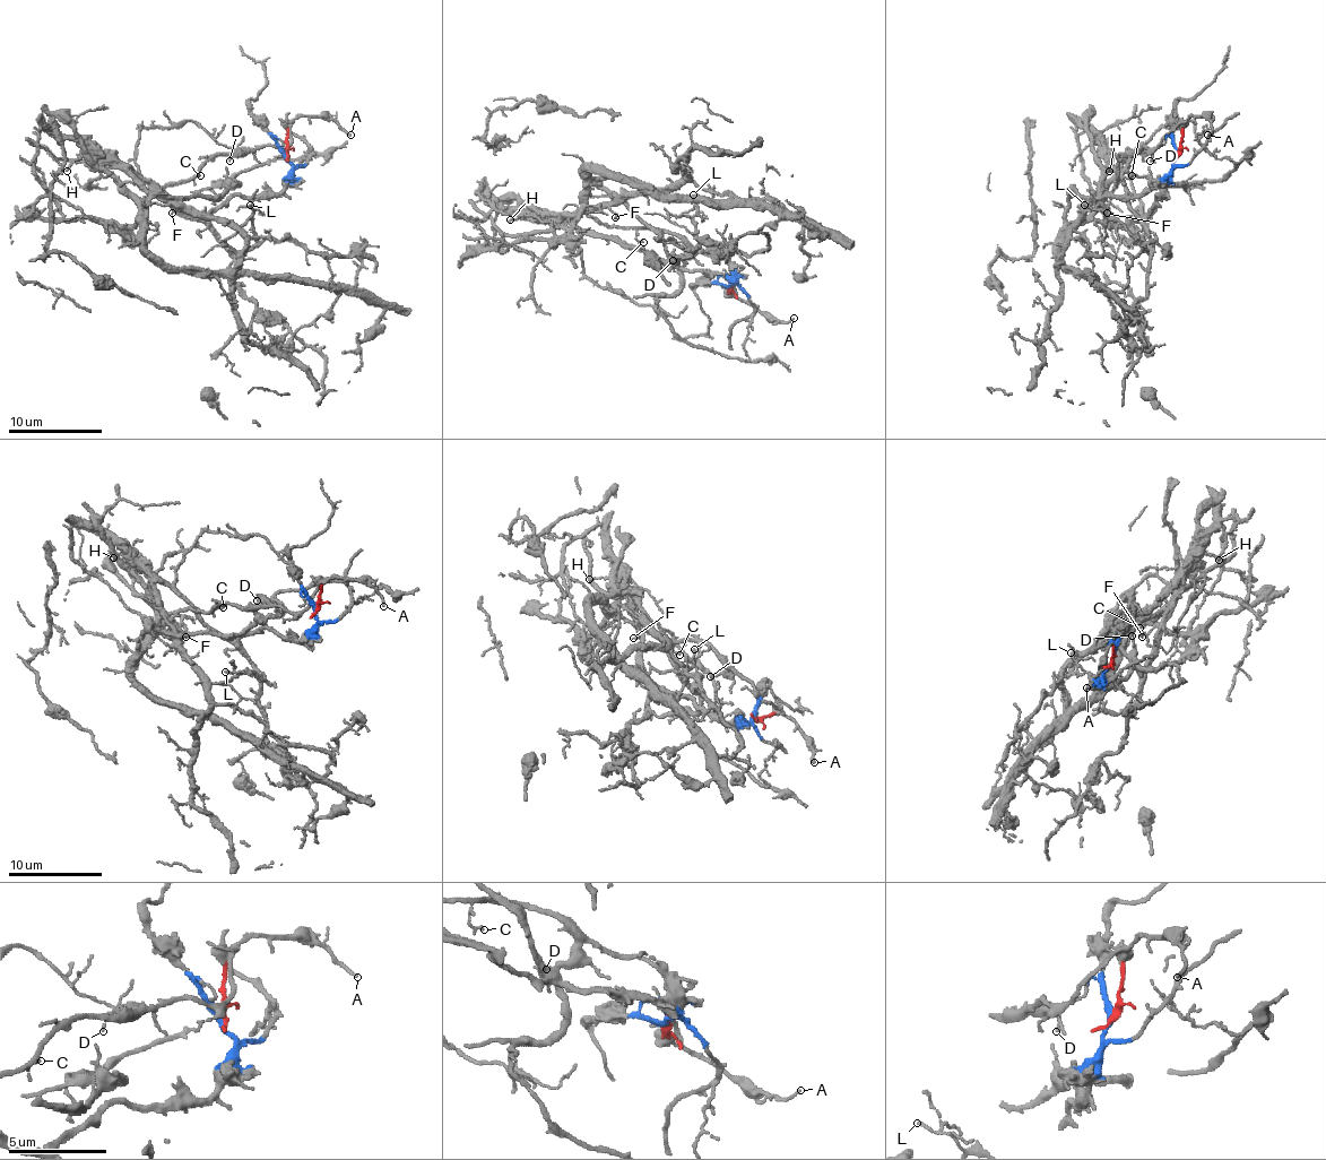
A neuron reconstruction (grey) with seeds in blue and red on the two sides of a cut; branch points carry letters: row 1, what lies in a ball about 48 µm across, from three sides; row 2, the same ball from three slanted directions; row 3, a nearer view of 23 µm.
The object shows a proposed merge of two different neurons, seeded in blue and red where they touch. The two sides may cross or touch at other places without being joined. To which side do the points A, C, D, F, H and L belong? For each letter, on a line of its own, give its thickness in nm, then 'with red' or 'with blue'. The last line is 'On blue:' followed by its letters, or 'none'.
A: calibre 130 nm; with red
C: calibre 140 nm; with red
D: calibre 110 nm; with red
F: calibre 180 nm; with blue
H: calibre 120 nm; with blue
L: calibre 150 nm; with blue
On blue: F, H, L

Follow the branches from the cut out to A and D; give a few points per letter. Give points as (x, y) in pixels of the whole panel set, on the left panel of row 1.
A: (287, 157), (287, 129), (300, 117), (328, 117), (350, 136)
D: (287, 157), (289, 127), (289, 143), (285, 147), (261, 145), (235, 152), (228, 162)

